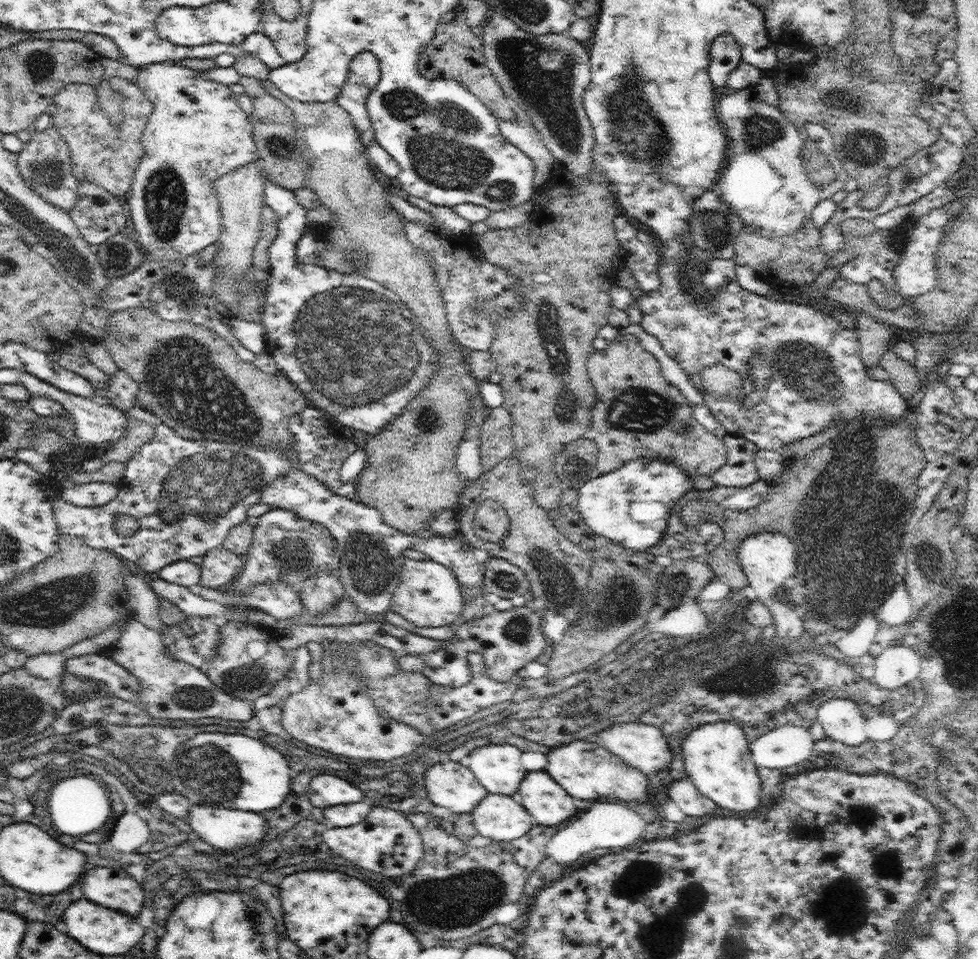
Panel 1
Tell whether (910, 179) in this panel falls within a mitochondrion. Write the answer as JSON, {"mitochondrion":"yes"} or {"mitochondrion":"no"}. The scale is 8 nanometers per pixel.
{"mitochondrion":"yes"}

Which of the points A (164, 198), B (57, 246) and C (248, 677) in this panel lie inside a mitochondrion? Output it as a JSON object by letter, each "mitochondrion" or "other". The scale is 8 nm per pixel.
{"A":"mitochondrion","B":"mitochondrion","C":"mitochondrion"}

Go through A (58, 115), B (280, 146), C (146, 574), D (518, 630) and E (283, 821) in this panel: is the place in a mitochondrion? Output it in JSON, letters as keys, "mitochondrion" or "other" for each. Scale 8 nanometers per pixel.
{"A":"other","B":"mitochondrion","C":"other","D":"mitochondrion","E":"other"}

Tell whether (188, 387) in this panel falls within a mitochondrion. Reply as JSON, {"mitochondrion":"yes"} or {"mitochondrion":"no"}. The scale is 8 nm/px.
{"mitochondrion":"yes"}

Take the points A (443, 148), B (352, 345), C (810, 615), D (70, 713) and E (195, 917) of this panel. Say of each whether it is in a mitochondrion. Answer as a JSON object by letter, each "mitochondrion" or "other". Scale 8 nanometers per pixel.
{"A":"mitochondrion","B":"mitochondrion","C":"mitochondrion","D":"mitochondrion","E":"other"}

